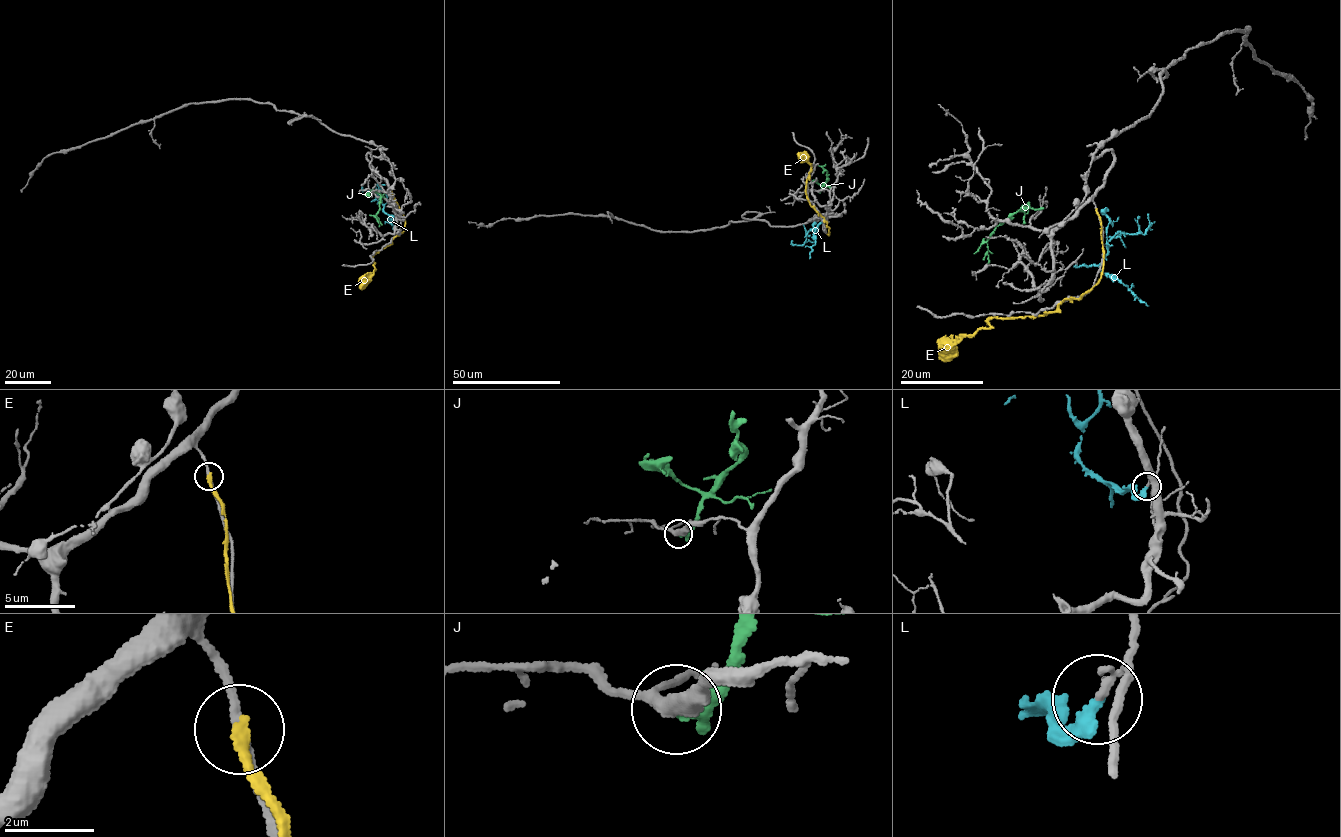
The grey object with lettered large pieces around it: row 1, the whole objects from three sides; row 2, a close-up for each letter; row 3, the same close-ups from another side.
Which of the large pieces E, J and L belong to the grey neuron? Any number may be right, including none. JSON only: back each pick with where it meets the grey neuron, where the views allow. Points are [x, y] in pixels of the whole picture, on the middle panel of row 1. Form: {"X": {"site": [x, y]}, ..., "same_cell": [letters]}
{"same_cell": []}

